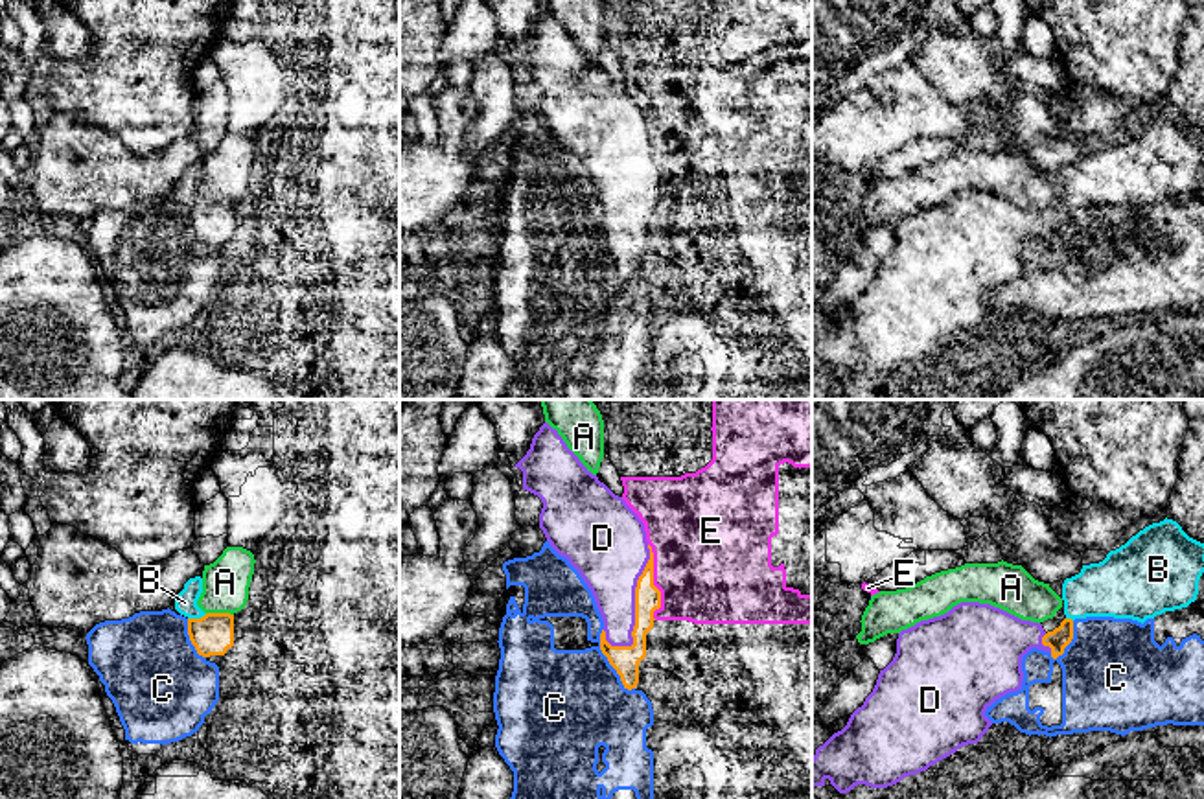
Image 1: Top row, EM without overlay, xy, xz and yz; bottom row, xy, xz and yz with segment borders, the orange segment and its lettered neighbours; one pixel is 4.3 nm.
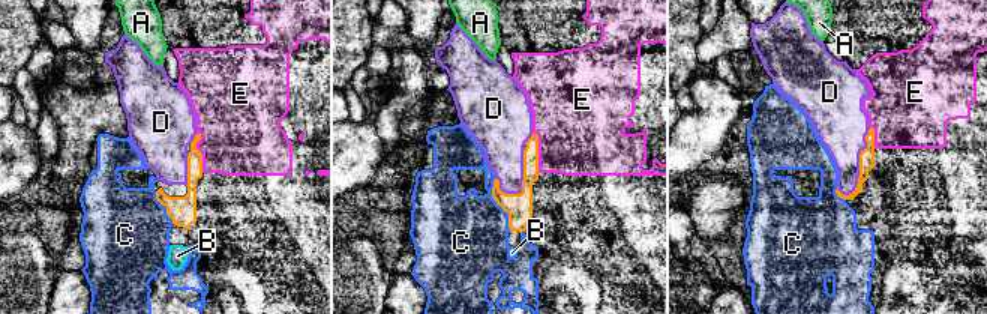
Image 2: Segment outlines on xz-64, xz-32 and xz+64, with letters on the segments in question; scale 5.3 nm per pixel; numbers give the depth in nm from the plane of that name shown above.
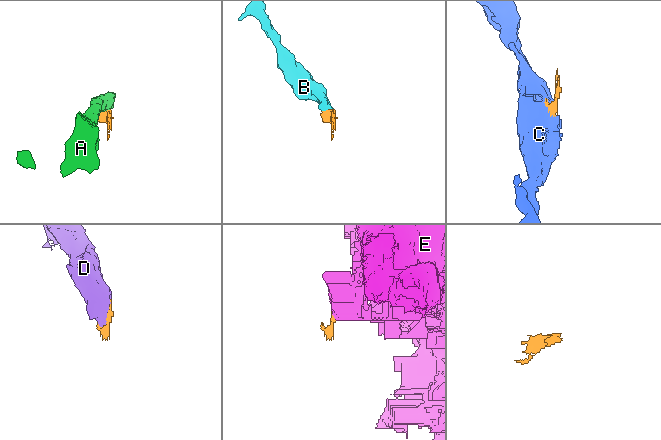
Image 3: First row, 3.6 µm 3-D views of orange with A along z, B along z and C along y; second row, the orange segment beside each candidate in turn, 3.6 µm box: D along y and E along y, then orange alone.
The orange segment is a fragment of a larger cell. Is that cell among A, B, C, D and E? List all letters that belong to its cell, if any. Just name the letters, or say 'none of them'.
B, D

